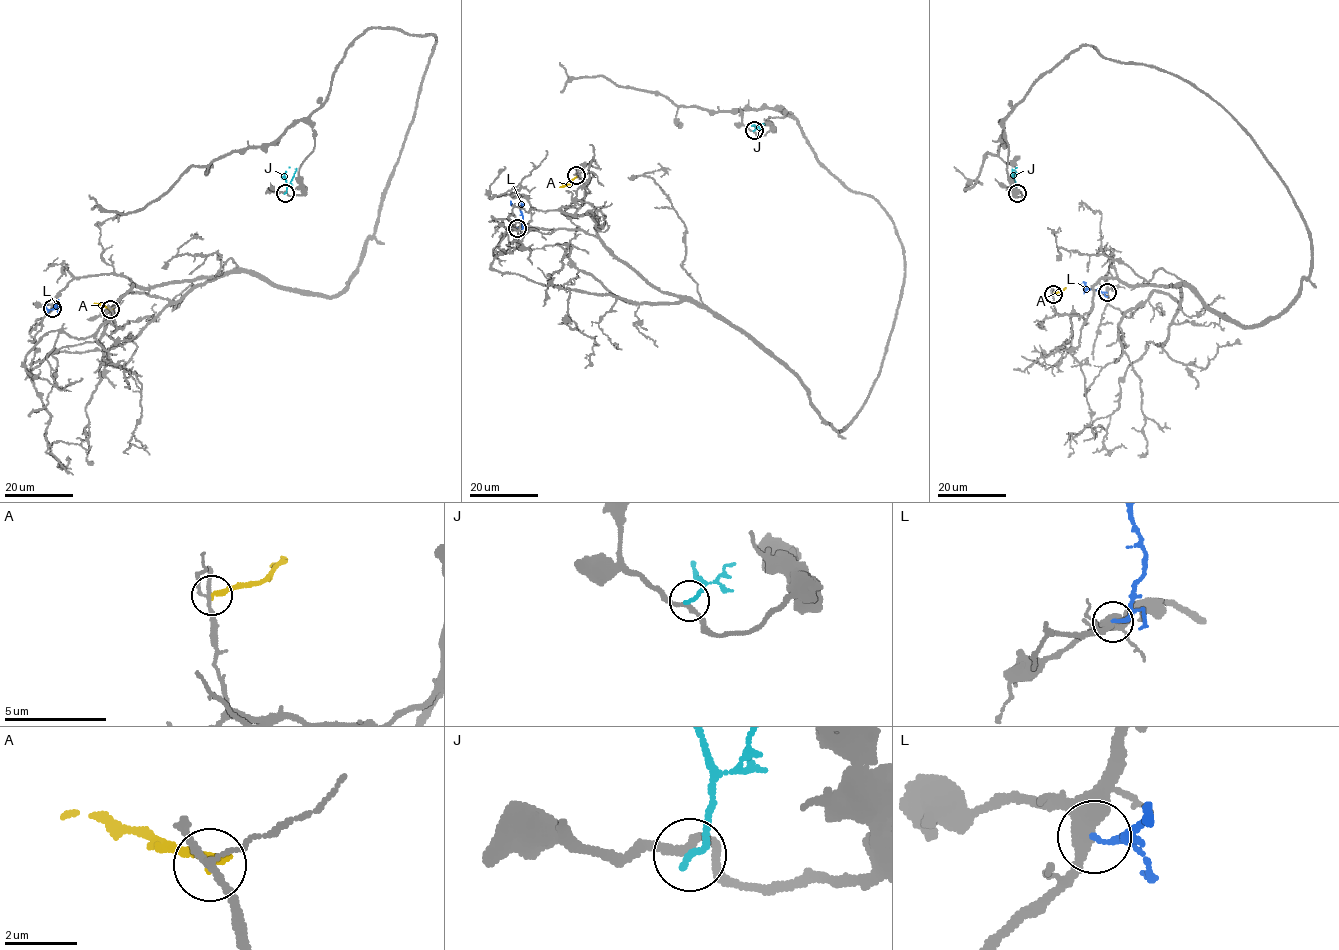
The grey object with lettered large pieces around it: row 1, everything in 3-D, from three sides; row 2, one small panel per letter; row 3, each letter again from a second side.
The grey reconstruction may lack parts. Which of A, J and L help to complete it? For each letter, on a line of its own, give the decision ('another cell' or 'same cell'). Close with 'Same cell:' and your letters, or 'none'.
A: another cell
J: another cell
L: same cell
Same cell: L

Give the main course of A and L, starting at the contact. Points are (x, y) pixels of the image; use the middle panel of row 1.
A: (576, 175), (570, 184), (559, 187)
L: (517, 228), (522, 220), (520, 208), (514, 206), (510, 201)

